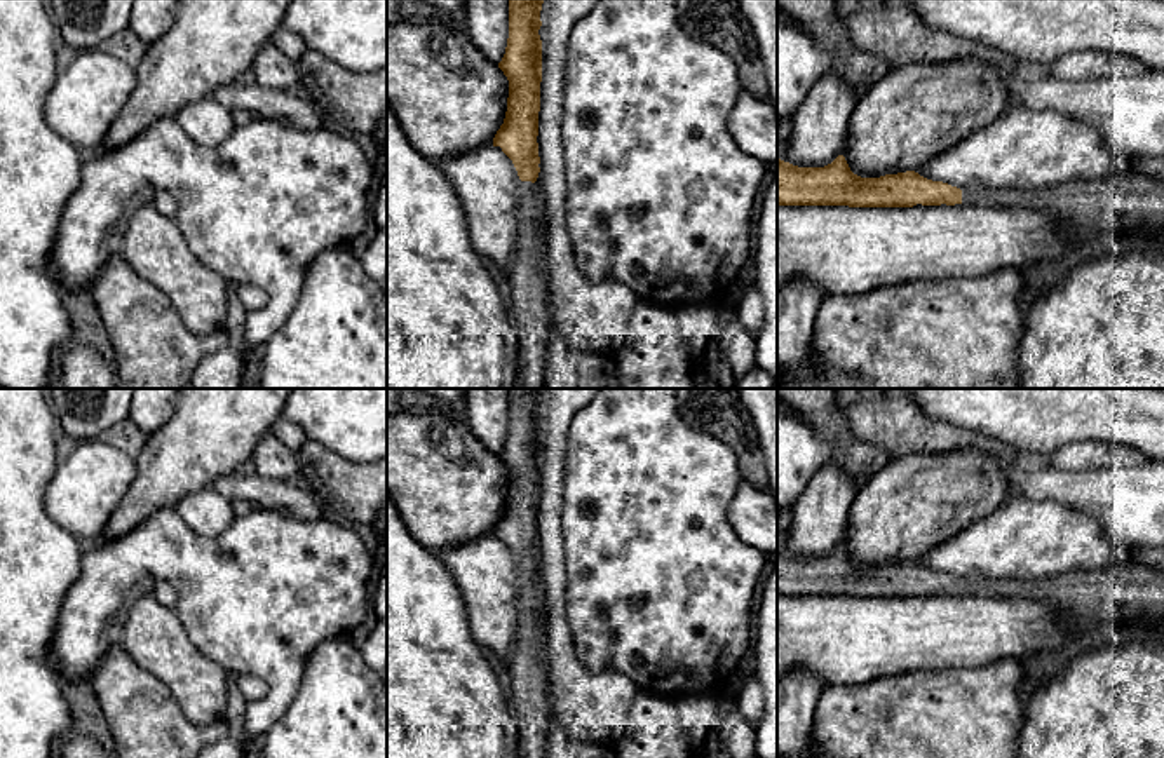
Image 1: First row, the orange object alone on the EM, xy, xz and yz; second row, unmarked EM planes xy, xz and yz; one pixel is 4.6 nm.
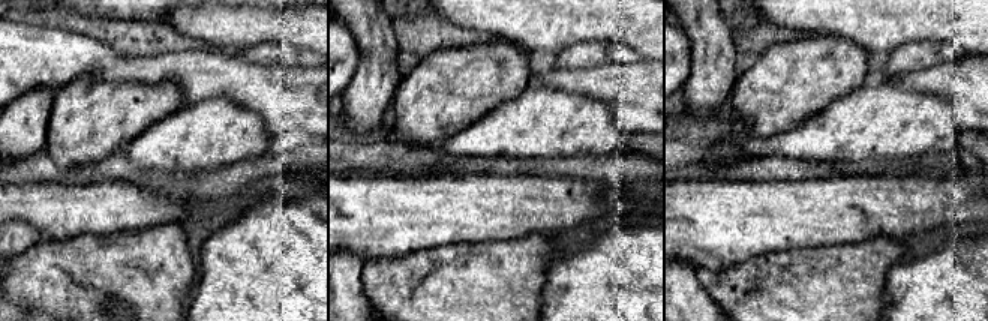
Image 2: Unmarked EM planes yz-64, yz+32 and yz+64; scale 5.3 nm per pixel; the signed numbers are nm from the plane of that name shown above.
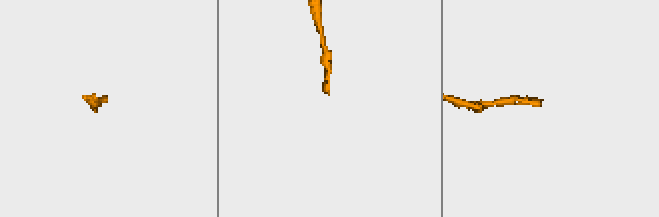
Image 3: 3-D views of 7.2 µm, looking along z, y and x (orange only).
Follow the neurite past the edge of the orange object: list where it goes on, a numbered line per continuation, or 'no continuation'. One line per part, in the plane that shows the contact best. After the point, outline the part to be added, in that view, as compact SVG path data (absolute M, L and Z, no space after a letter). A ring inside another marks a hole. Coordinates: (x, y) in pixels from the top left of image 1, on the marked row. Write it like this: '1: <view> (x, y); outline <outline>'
1: yz (1079, 203); outline M1110 174L1103 179L1072 179L1049 188L965 188L962 204L997 206L1004 209L1032 209L1052 213L1072 230L1101 228L1117 220L1145 220L1145 235L1164 237L1164 207L1159 192L1140 181L1136 174Z

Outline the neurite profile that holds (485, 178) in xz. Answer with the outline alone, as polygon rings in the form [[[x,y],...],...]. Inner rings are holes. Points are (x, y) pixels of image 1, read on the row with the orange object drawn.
[[[481,146],[436,160],[464,204],[472,247],[509,274],[518,244],[519,179],[500,146]]]

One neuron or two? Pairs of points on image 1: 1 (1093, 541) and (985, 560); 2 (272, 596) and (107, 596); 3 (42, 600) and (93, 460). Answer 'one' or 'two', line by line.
1: one
2: one
3: two

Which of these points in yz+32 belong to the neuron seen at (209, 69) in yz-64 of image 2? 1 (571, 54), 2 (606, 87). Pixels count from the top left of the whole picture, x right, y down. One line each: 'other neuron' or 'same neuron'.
1: other neuron
2: same neuron

